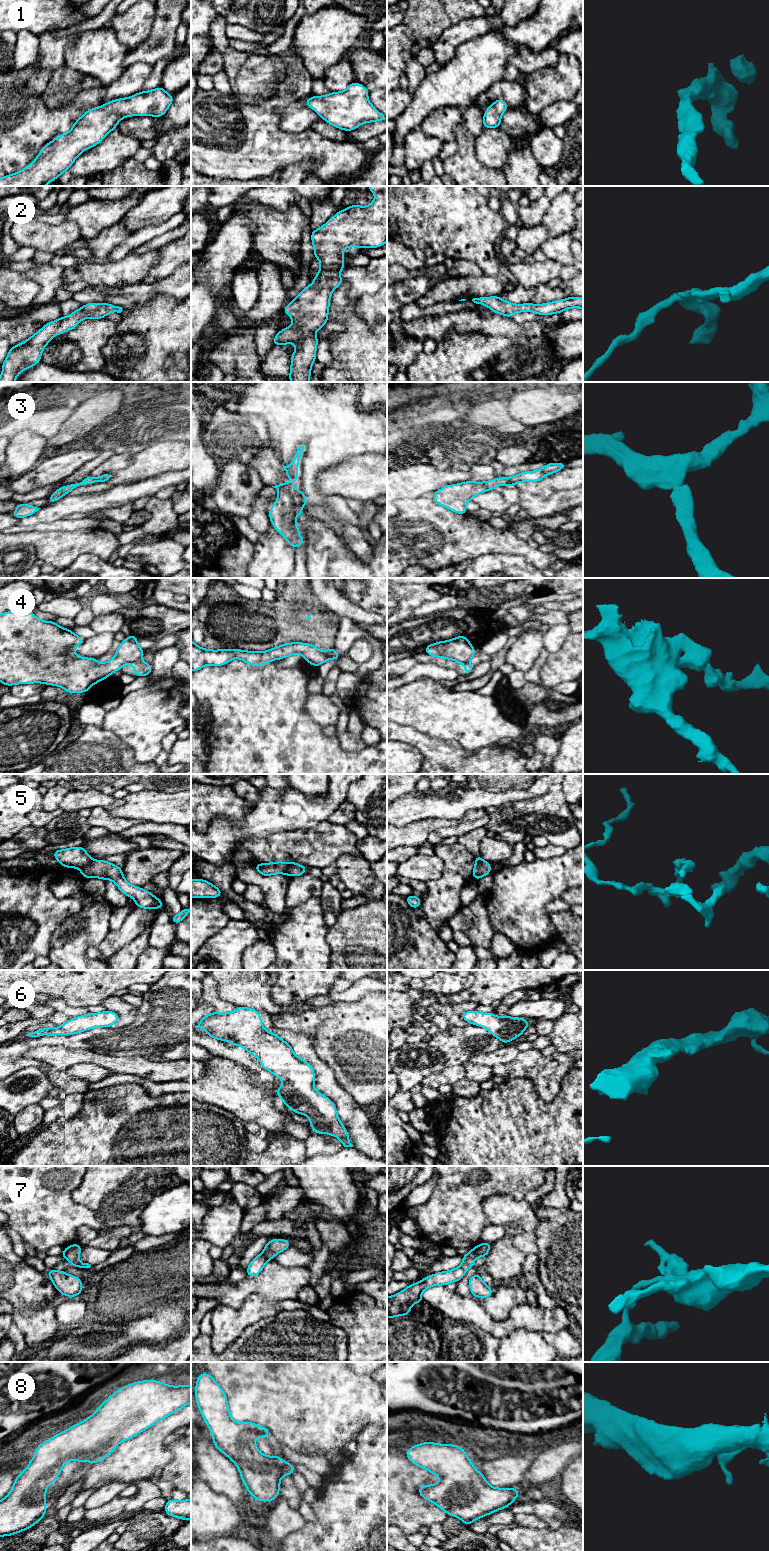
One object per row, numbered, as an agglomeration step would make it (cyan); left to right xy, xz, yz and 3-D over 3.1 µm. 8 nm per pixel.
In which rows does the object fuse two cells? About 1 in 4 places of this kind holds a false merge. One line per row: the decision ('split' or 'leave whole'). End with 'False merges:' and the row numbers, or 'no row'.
1: leave whole
2: leave whole
3: leave whole
4: split
5: split
6: leave whole
7: split
8: leave whole
False merges: 4, 5, 7

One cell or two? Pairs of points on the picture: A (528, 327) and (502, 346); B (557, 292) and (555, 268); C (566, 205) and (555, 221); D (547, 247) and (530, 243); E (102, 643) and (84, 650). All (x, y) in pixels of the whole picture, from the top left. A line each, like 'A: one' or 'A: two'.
A: two
B: two
C: one
D: two
E: one

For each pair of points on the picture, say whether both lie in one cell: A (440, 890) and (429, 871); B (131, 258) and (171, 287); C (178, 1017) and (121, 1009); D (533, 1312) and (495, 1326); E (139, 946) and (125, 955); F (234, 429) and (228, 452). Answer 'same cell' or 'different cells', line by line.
A: different cells
B: different cells
C: different cells
D: same cell
E: same cell
F: same cell

